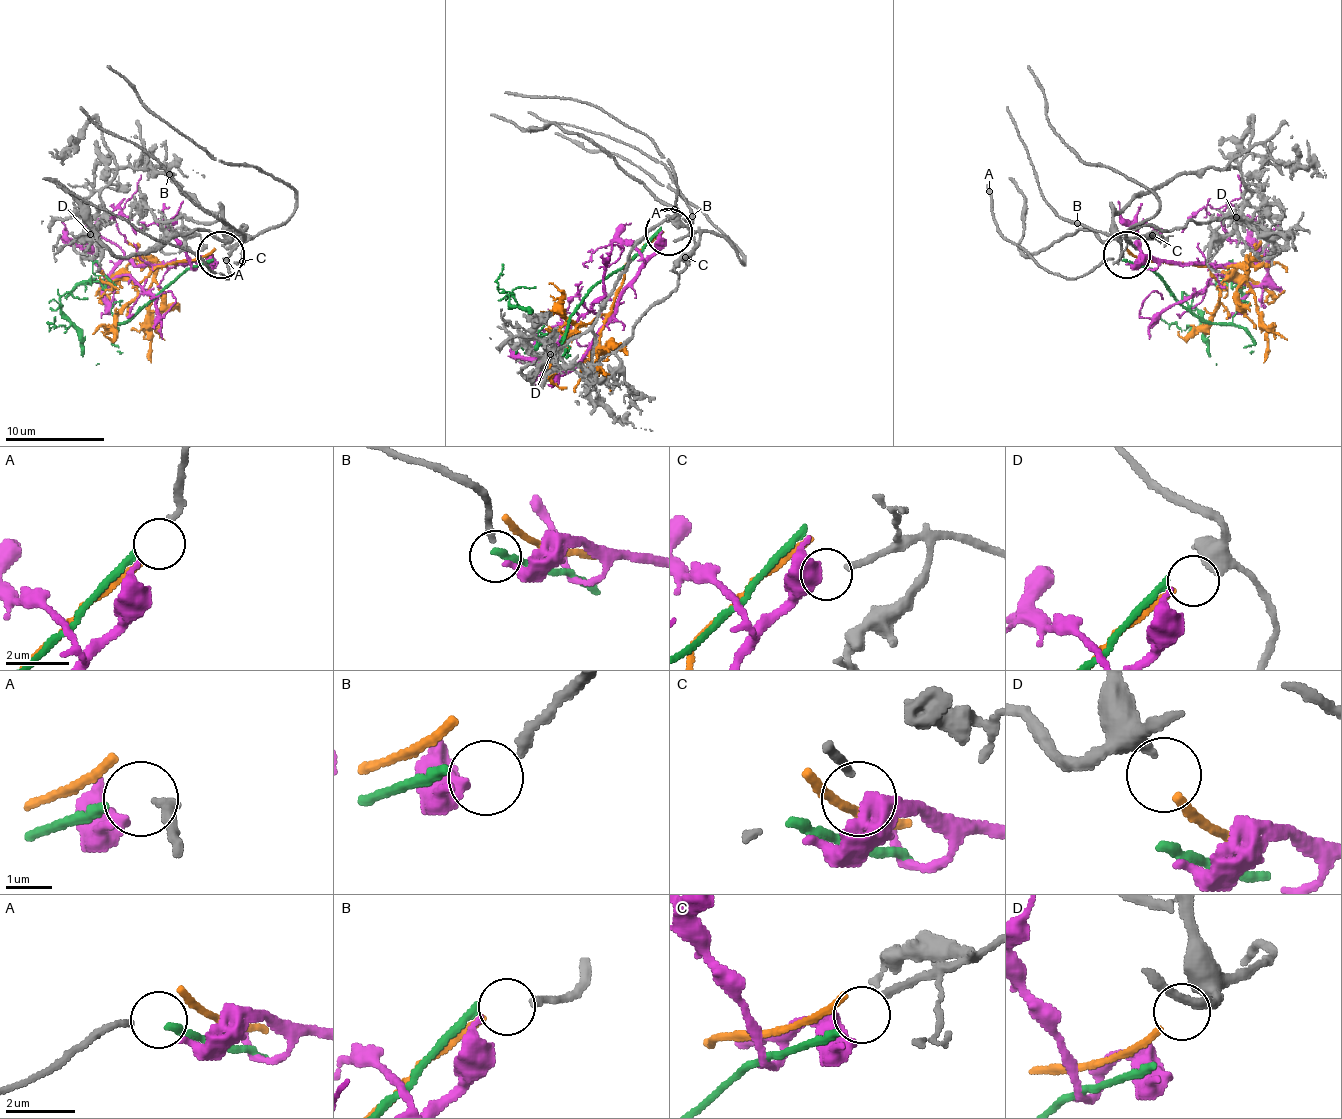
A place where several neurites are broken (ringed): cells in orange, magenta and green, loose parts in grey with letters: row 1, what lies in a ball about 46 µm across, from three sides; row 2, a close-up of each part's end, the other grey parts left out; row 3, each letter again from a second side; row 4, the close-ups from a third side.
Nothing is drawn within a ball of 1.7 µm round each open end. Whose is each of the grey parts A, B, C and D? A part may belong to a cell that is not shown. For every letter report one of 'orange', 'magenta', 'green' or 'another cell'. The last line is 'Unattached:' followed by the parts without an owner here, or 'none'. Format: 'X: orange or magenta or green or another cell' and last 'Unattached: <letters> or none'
A: green
B: another cell
C: magenta
D: orange
Unattached: B

